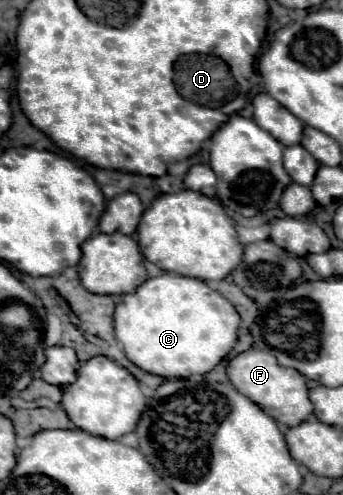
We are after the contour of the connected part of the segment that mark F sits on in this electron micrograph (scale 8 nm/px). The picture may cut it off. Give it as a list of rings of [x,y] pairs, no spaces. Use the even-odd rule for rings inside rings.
[[[249,349],[245,353],[239,353],[235,359],[229,361],[227,377],[239,393],[249,397],[255,405],[259,405],[275,421],[285,423],[289,427],[305,421],[309,417],[309,413],[313,411],[313,405],[309,403],[309,397],[307,397],[305,377],[299,371],[281,367],[277,363],[277,359],[273,359],[273,355],[269,355],[265,351]]]

